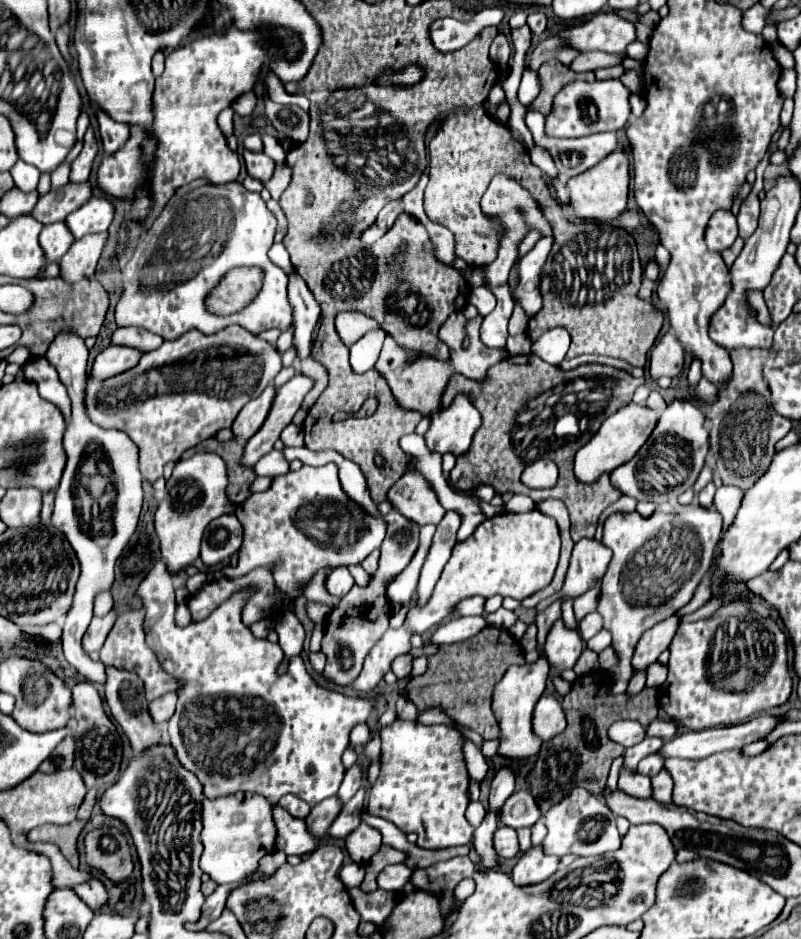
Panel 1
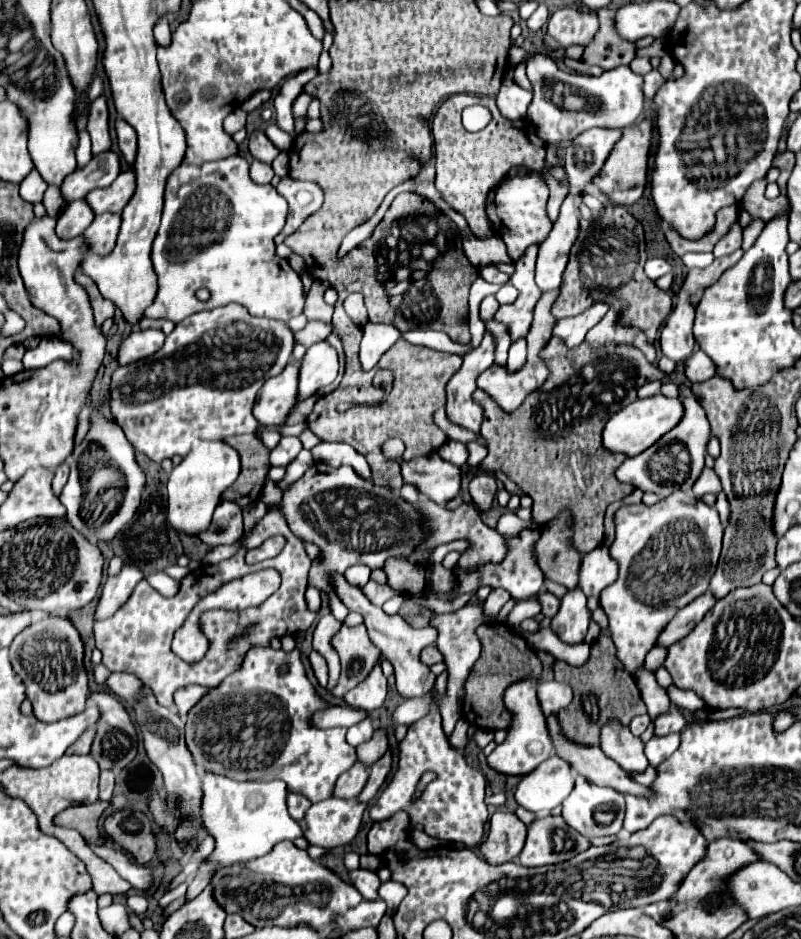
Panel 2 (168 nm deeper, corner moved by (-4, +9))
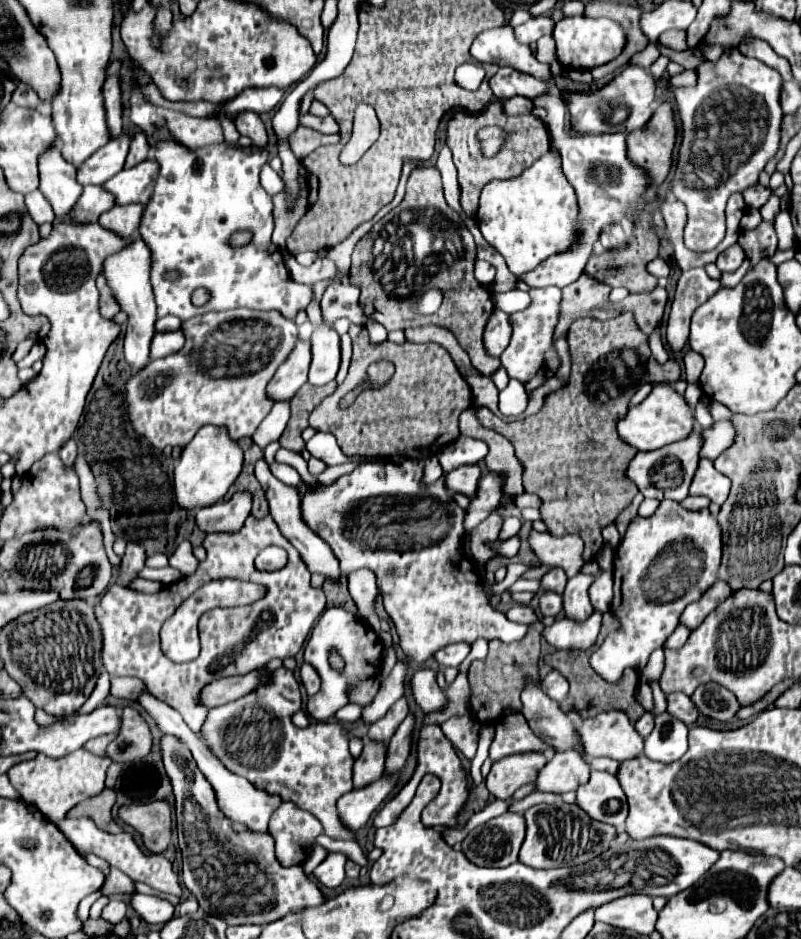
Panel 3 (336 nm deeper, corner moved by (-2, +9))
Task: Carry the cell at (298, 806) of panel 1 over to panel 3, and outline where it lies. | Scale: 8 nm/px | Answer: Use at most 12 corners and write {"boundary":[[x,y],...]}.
{"boundary":[[293,802],[269,822],[283,866],[305,862],[321,822]]}

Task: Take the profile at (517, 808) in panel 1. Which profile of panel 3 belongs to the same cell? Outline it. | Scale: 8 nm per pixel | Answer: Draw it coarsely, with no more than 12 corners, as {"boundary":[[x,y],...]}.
{"boundary":[[557,752],[535,790],[565,794],[589,780],[581,754]]}

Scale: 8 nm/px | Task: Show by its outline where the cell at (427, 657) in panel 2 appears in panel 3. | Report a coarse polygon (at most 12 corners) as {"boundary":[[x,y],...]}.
{"boundary":[[457,642],[433,654],[441,668],[467,658],[469,644]]}

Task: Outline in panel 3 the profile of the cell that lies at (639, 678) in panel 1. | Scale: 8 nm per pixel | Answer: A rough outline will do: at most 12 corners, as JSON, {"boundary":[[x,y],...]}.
{"boundary":[[677,626],[663,648],[679,650],[689,636],[689,628]]}

